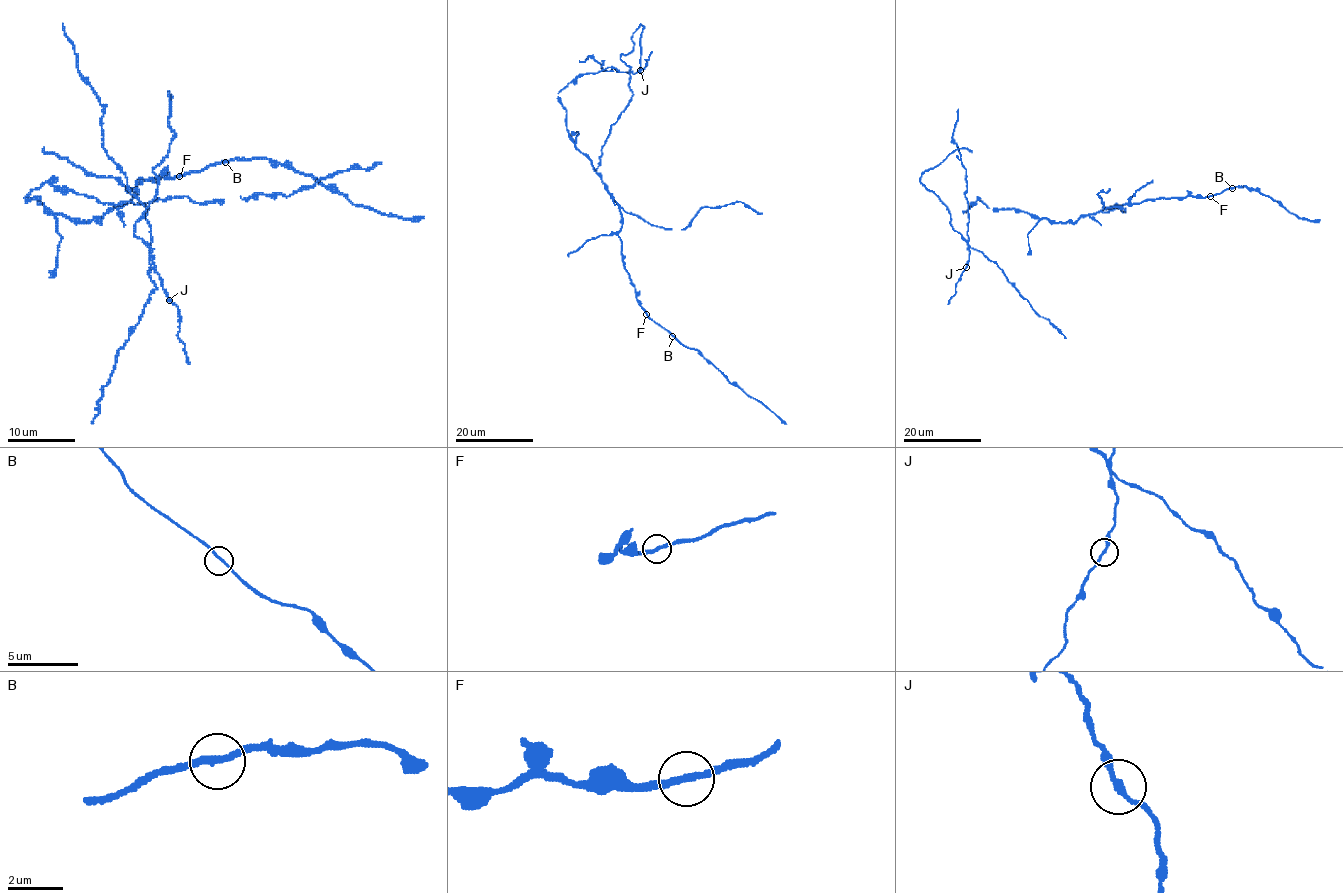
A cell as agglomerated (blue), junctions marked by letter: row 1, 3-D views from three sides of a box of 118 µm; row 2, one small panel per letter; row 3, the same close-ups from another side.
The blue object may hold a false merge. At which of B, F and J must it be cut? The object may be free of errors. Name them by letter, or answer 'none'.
J

